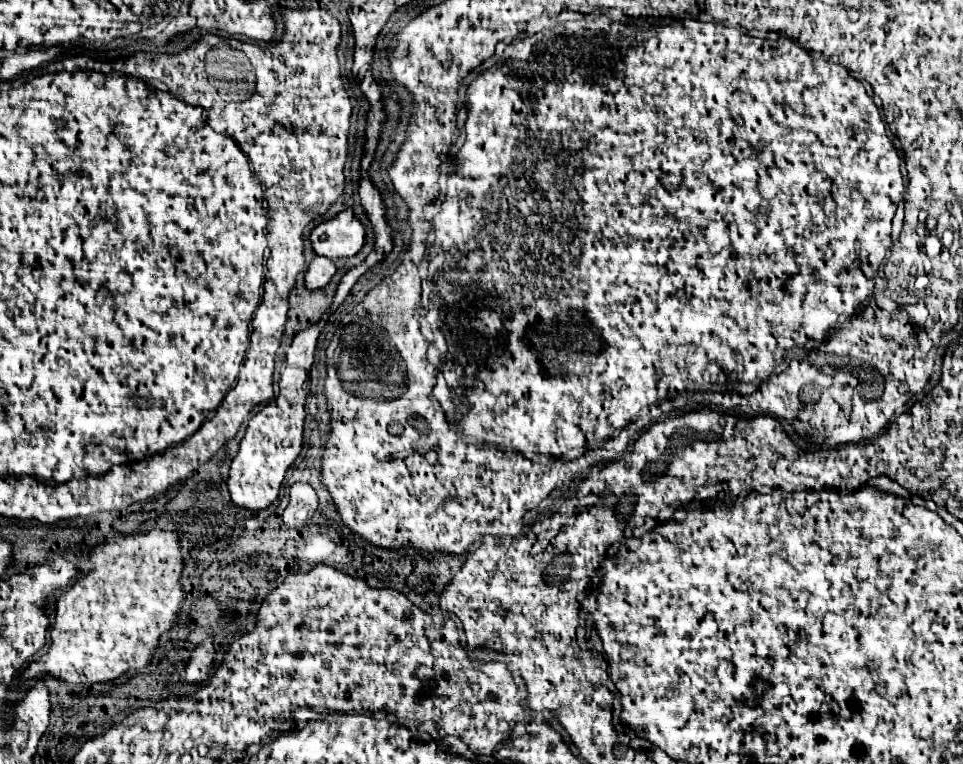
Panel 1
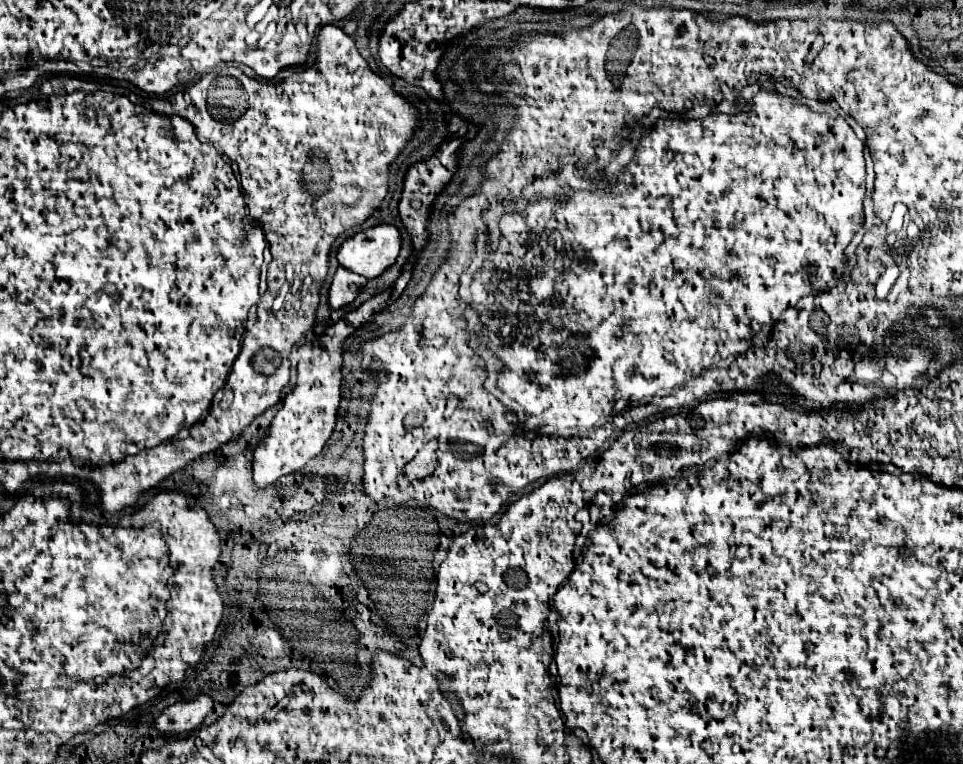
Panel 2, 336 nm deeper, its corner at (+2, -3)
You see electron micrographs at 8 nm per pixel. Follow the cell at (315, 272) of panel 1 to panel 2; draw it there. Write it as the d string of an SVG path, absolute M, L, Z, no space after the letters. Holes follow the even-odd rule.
M338 267L334 281L330 285L330 307L332 309L342 309L348 307L360 293L360 289L368 283L362 275L356 275L344 267Z

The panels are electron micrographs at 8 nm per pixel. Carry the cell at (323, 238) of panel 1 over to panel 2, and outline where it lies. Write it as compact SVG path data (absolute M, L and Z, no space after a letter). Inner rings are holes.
M378 225L344 241L338 251L338 261L348 271L374 279L396 263L400 247L400 231L394 225Z

